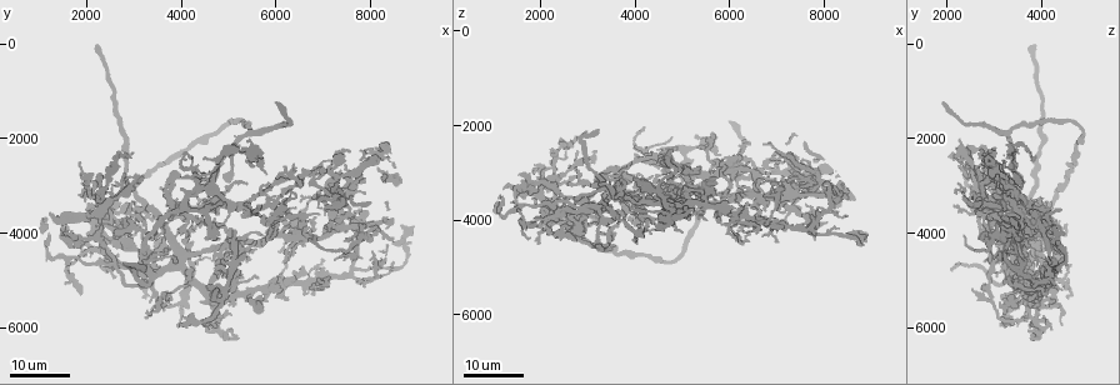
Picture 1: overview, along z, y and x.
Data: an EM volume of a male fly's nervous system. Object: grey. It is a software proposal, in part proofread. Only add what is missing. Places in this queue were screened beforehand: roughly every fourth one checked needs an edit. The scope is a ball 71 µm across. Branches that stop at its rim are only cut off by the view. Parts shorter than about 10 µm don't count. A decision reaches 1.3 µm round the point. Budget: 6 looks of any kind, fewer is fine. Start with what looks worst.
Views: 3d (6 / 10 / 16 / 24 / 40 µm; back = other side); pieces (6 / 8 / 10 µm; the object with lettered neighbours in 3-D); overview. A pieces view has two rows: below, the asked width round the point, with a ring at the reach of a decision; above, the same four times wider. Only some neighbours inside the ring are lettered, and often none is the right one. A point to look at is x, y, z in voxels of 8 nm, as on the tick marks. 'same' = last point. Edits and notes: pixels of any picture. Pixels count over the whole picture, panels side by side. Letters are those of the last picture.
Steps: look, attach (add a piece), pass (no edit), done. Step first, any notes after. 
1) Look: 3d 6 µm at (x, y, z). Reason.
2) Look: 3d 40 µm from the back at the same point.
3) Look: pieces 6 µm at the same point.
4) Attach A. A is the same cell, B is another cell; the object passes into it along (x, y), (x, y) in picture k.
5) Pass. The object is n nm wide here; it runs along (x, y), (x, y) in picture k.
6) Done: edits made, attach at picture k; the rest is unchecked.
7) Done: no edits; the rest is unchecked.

Look: 3d 16 µm at (6300, 3100, 2350). An open end.

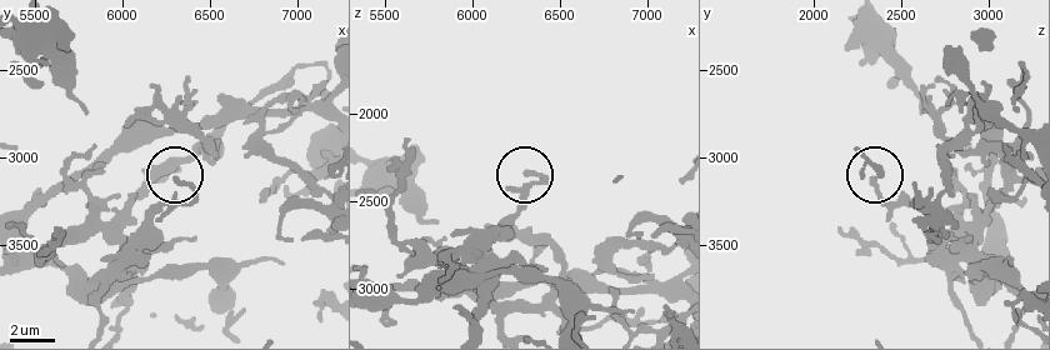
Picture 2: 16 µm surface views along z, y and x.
Look: pieces 8 µm at (6320, 3140, 2340). What lies round it.

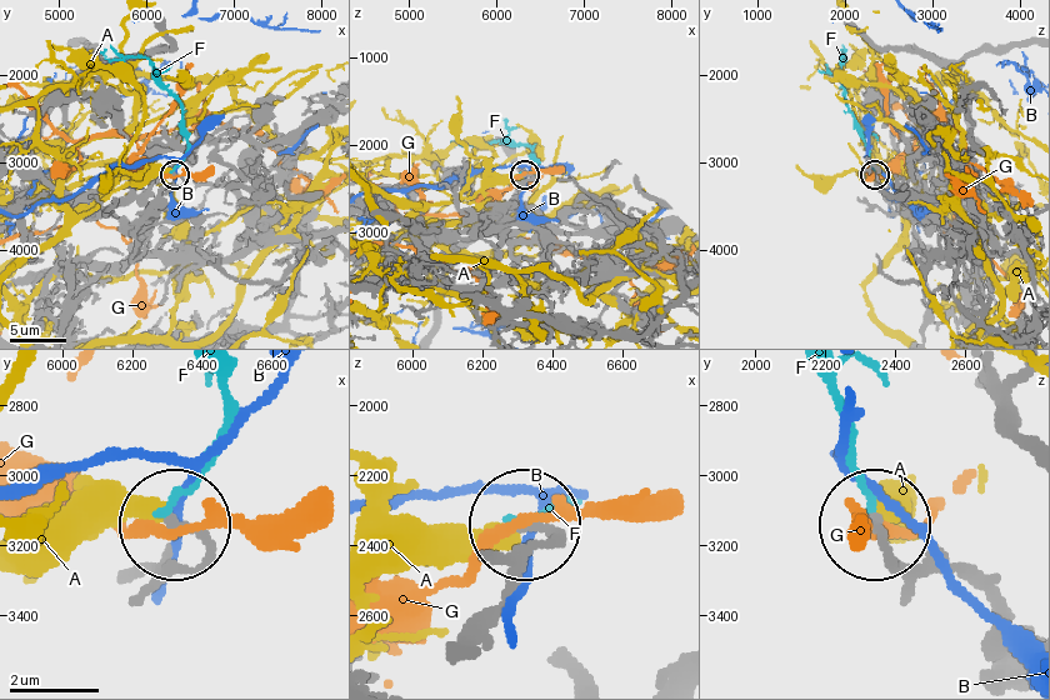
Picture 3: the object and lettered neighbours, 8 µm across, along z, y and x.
Pass. A, B, F and G are other cells; none of them fits.

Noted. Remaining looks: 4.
Look: 3d 16 µm at (6350, 4450, 3600).

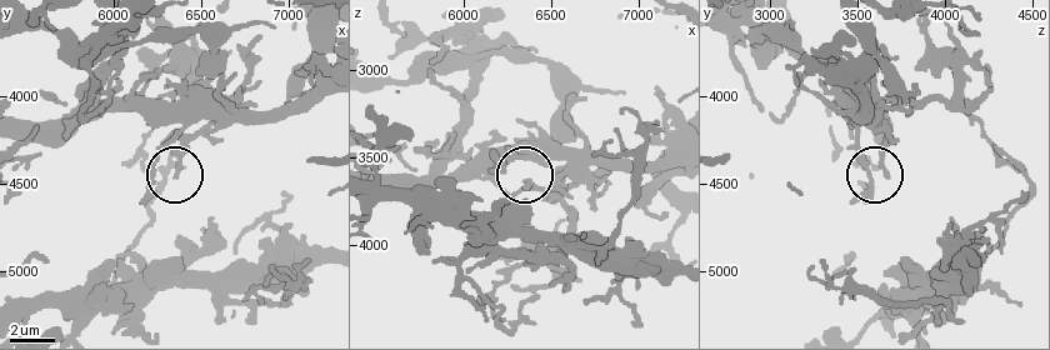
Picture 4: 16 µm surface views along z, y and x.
Look: pieces 6 µm at (6360, 4440, 3660). What lies round it.

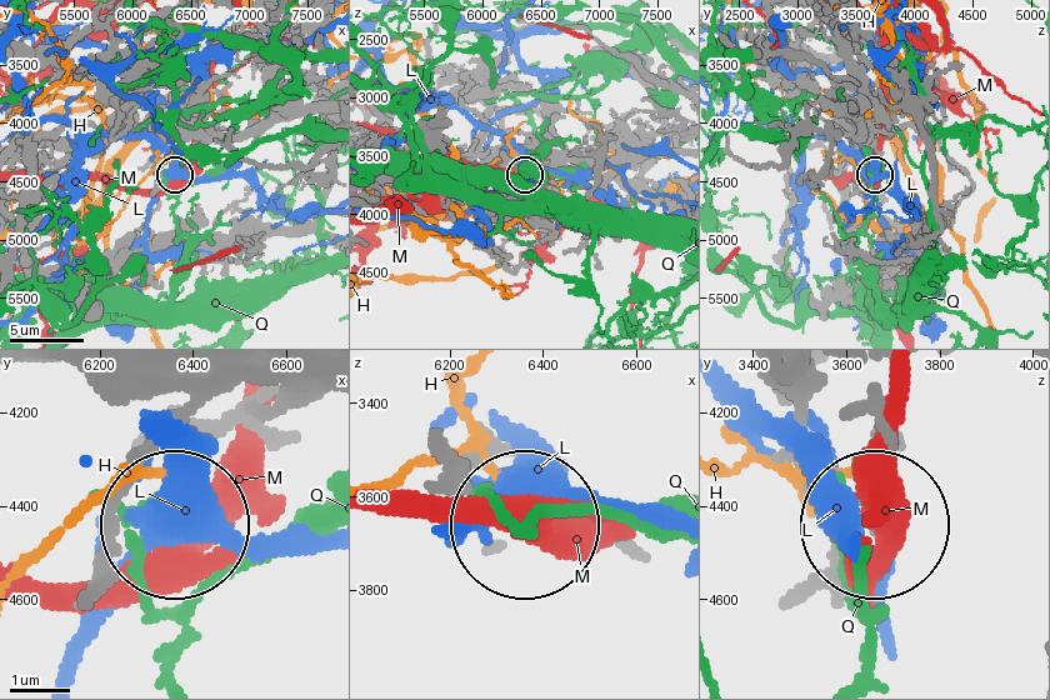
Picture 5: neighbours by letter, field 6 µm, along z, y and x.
Pass. H, L, M and Q are other cells; none of them fits.

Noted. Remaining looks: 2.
Done: no edits; the rest is unchecked.

